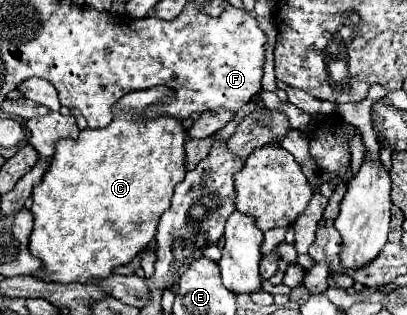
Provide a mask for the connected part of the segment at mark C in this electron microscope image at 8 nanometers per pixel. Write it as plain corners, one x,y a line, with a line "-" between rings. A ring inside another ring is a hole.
155,86
151,90
135,90
127,96
123,96
119,100
119,104
115,104
113,108
113,122
105,128
99,130
91,130
85,128
77,140
61,140
57,144
57,152
41,180
41,184
37,184
33,188
33,206
31,206
31,214
35,220
35,228
31,234
31,244
29,250
33,256
37,256
45,268
41,270
41,280
45,282
61,282
61,284
69,284
69,282
89,282
91,278
107,278
115,266
123,266
127,262
131,262
135,256
139,256
143,252
143,248
155,238
157,232
157,224
159,224
159,216
169,208
171,204
171,196
173,196
173,188
175,184
179,184
185,176
185,140
187,140
187,130
181,126
179,120
171,118
171,116
159,116
159,118
145,118
141,112
145,112
151,104
157,104
161,98
171,96
171,88
163,88
163,86

